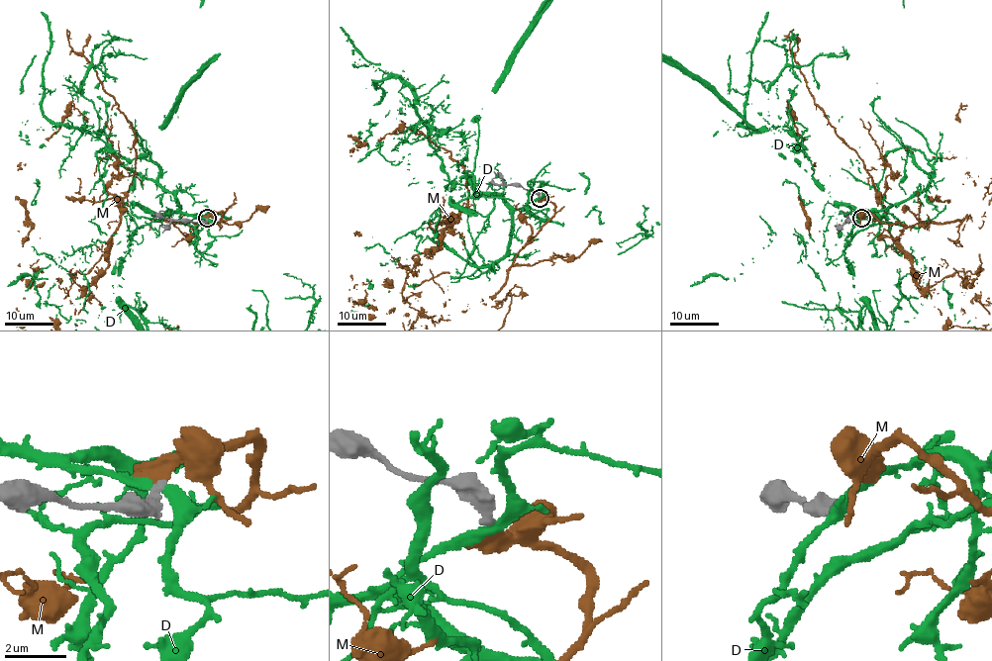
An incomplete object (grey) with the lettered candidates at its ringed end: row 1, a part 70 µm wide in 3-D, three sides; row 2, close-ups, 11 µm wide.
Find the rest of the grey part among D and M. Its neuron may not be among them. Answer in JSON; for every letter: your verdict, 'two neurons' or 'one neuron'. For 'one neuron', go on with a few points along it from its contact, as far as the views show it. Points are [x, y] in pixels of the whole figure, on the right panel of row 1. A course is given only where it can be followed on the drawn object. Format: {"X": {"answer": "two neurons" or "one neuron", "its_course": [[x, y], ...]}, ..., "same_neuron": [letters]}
{"D": {"answer": "two neurons"}, "M": {"answer": "one neuron"}, "same_neuron": ["M"]}

